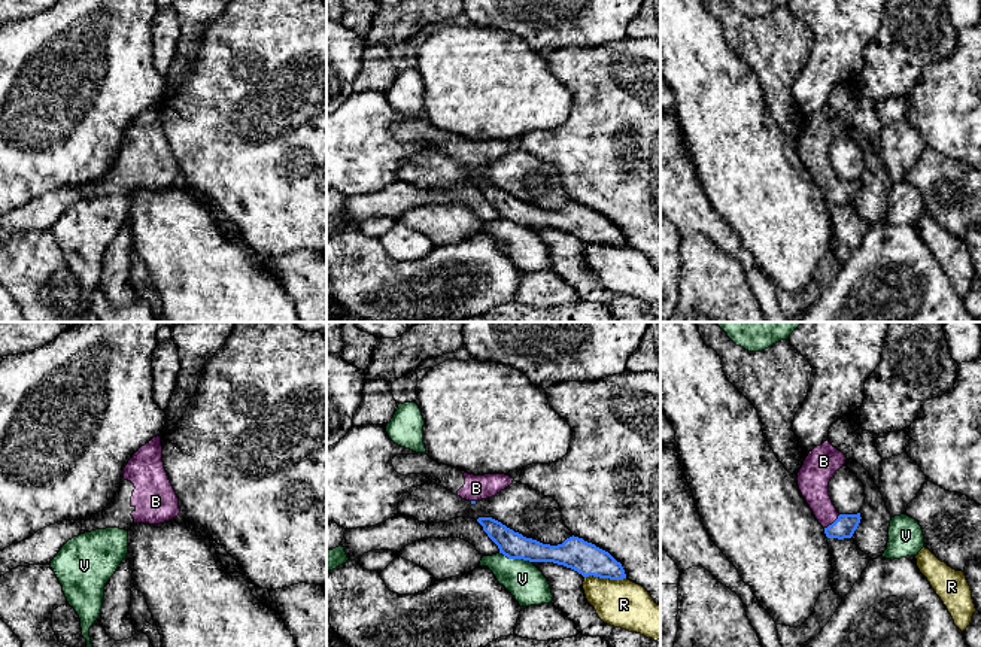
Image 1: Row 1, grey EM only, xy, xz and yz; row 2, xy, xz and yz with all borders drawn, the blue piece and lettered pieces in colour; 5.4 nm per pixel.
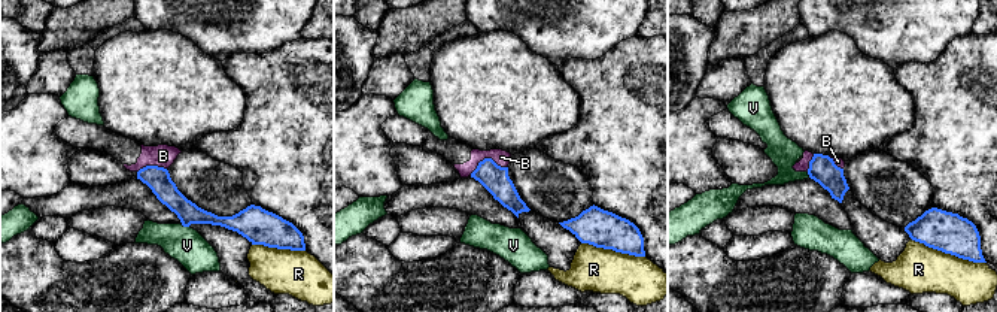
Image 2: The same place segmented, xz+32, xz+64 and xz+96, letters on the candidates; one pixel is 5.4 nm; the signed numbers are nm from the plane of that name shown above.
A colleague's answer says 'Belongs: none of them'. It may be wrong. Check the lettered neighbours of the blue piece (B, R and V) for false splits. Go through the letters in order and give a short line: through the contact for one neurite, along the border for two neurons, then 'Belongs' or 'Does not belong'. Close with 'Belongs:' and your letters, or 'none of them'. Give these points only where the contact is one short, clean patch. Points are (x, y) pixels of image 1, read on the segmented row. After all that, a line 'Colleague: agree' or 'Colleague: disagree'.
B: Line: yz (844, 526), (834, 522), (819, 501), (813, 482). Belongs
R: Does not belong
V: Does not belong
Belongs: B
Colleague: disagree

